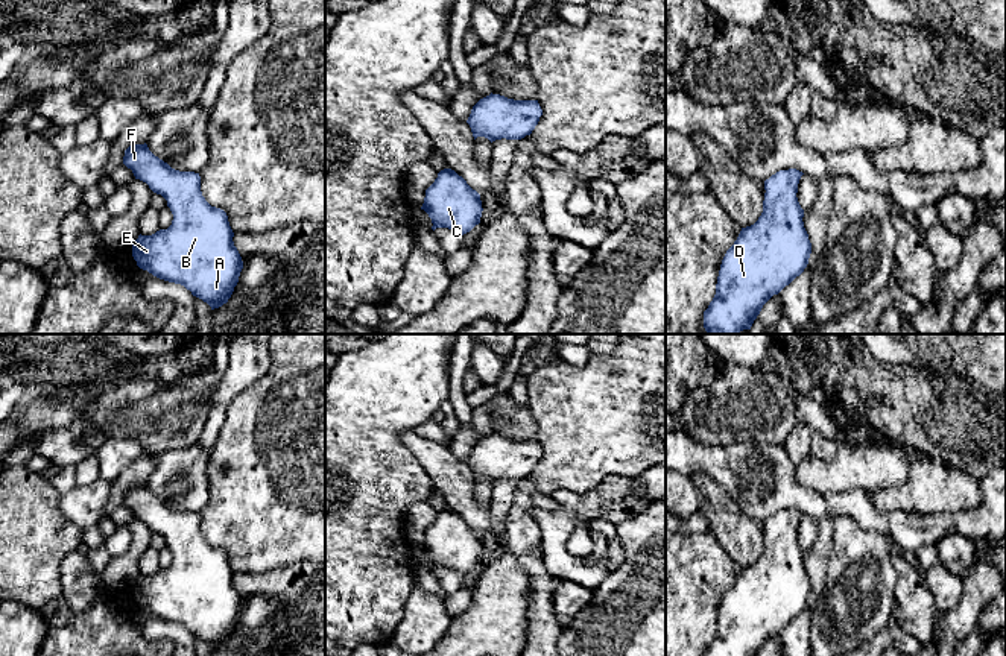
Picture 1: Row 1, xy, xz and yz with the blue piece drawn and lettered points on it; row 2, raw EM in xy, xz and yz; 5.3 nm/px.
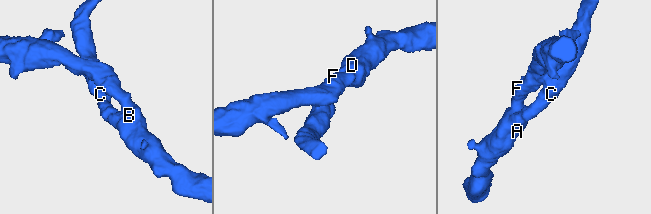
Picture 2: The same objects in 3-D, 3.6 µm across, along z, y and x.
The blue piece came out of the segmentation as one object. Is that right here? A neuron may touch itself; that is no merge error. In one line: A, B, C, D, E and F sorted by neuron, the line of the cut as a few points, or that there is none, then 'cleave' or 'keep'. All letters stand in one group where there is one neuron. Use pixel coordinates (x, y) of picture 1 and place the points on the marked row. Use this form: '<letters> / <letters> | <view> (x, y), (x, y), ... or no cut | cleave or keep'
A B C D E F | no cut | keep

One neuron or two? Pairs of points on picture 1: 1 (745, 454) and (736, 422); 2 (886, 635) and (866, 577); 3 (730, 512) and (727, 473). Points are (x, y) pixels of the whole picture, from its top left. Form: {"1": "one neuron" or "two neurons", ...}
{"1": "two neurons", "2": "two neurons", "3": "two neurons"}

